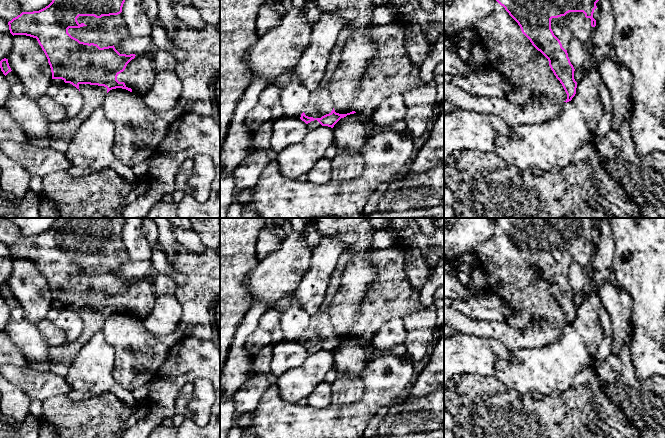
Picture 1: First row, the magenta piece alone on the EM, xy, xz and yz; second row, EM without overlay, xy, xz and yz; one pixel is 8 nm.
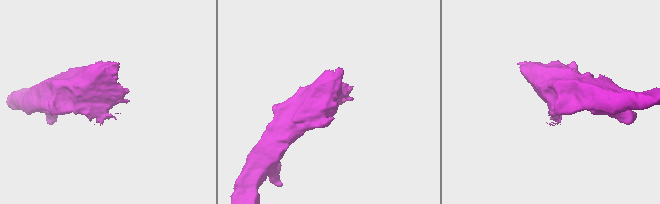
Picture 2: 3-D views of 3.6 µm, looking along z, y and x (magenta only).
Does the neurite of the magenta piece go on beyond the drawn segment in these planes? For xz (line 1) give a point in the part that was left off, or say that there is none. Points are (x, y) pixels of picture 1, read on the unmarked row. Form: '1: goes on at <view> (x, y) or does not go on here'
1: goes on at xz (392, 295)

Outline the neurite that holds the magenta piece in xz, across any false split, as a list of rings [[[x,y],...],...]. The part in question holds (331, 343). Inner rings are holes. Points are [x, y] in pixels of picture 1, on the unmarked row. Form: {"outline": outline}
{"outline": [[[398,242],[390,248],[374,248],[368,253],[376,270],[377,280],[360,305],[352,330],[353,335],[339,338],[335,336],[330,322],[330,305],[340,287],[342,272],[354,257],[353,252],[343,251],[338,258],[323,302],[317,312],[310,316],[310,323],[300,343],[306,348],[317,344],[322,350],[333,352],[341,342],[347,339],[372,337],[386,321],[421,311],[420,293],[411,285],[406,273],[407,250]]]}

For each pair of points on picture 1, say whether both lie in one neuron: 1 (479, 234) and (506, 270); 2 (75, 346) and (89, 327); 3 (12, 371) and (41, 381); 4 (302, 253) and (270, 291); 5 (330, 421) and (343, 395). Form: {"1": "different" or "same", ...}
{"1": "different", "2": "same", "3": "same", "4": "same", "5": "different"}

